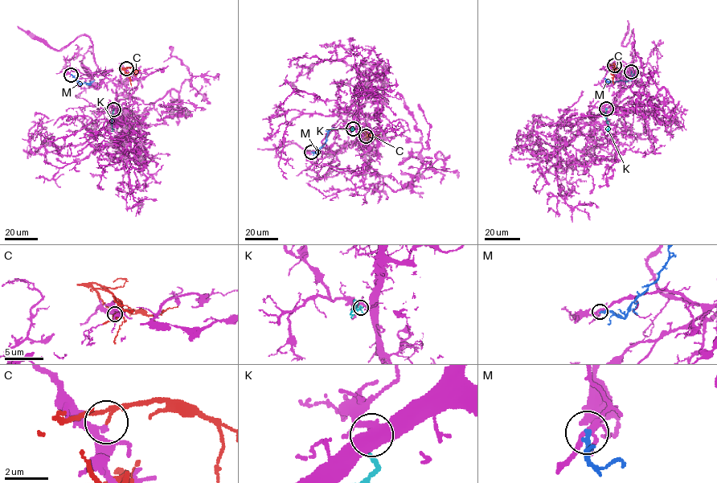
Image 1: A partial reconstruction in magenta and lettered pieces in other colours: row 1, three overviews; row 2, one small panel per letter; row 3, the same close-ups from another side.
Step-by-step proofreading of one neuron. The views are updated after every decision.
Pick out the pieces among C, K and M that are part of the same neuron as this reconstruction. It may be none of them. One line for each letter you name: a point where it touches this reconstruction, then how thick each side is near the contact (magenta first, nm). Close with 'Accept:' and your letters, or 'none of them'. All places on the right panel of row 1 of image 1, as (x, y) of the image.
Accept: none of them

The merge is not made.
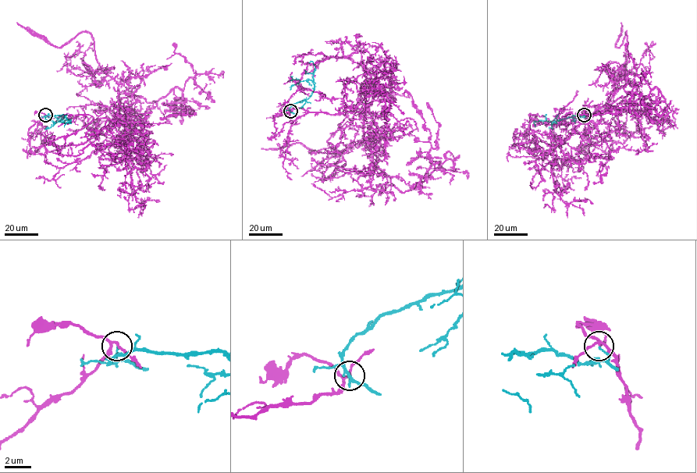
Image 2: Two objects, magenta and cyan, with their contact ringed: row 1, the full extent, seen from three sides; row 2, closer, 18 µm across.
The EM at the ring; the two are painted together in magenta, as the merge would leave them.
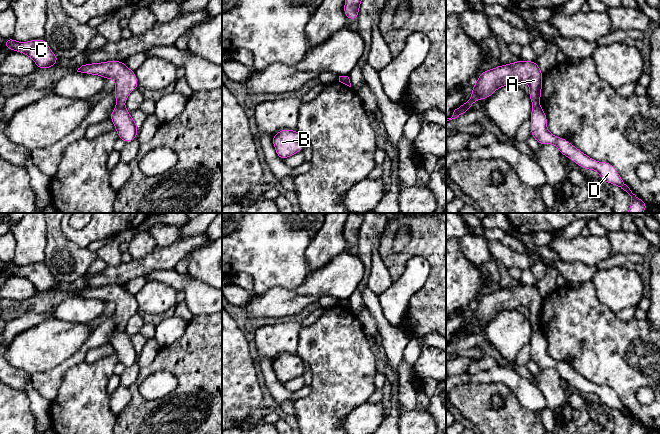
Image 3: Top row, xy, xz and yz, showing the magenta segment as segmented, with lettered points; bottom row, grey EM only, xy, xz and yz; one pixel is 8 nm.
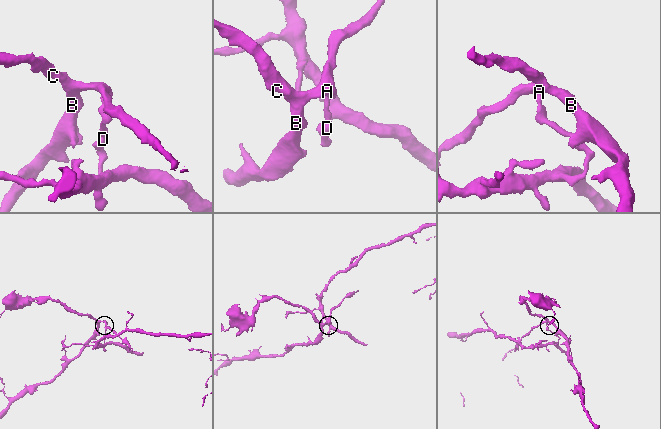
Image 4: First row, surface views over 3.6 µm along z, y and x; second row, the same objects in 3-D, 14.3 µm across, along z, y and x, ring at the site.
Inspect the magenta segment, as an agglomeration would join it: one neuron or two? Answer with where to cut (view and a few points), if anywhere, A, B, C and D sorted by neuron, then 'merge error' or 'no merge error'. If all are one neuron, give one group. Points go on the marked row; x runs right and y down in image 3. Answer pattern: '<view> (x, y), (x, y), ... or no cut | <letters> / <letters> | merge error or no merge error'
xy (117, 103), (123, 105) | A B C / D | merge error

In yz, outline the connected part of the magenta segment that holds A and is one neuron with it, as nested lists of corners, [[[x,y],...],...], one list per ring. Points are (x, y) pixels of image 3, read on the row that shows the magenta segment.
[[[518,60],[514,63],[509,63],[505,65],[500,65],[498,67],[482,71],[480,73],[480,76],[478,77],[477,82],[472,85],[472,94],[471,98],[463,103],[461,106],[457,107],[451,118],[446,118],[446,121],[455,119],[461,115],[463,115],[465,112],[469,111],[471,106],[477,101],[477,100],[482,100],[489,98],[494,94],[494,92],[499,89],[500,87],[503,86],[512,86],[512,85],[517,85],[521,82],[525,82],[529,85],[530,87],[530,92],[528,94],[533,106],[539,105],[540,104],[540,98],[542,94],[542,79],[543,79],[544,74],[541,72],[538,64],[536,61],[522,61]]]

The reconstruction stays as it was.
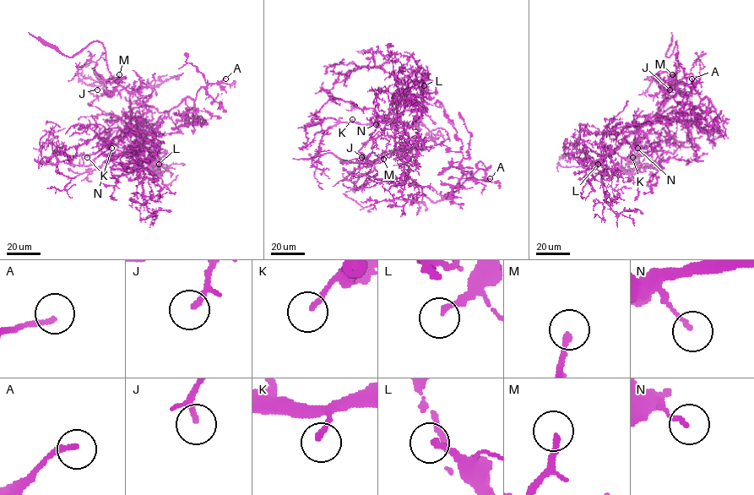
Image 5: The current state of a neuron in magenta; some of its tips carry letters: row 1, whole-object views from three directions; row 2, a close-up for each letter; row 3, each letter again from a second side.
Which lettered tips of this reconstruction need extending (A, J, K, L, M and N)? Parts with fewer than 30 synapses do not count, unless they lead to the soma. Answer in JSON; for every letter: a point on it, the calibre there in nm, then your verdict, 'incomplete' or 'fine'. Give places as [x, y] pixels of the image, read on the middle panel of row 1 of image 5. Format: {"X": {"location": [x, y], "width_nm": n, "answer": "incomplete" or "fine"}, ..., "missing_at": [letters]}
{"A": {"location": [490, 178], "width_nm": 200, "answer": "fine"}, "J": {"location": [361, 157], "width_nm": 120, "answer": "incomplete"}, "K": {"location": [352, 119], "width_nm": 180, "answer": "incomplete"}, "L": {"location": [424, 85], "width_nm": 190, "answer": "fine"}, "M": {"location": [383, 159], "width_nm": 200, "answer": "incomplete"}, "N": {"location": [376, 124], "width_nm": 150, "answer": "fine"}, "missing_at": ["J", "K", "M"]}

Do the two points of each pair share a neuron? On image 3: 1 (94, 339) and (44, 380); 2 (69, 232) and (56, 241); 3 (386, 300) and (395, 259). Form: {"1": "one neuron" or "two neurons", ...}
{"1": "one neuron", "2": "two neurons", "3": "two neurons"}

